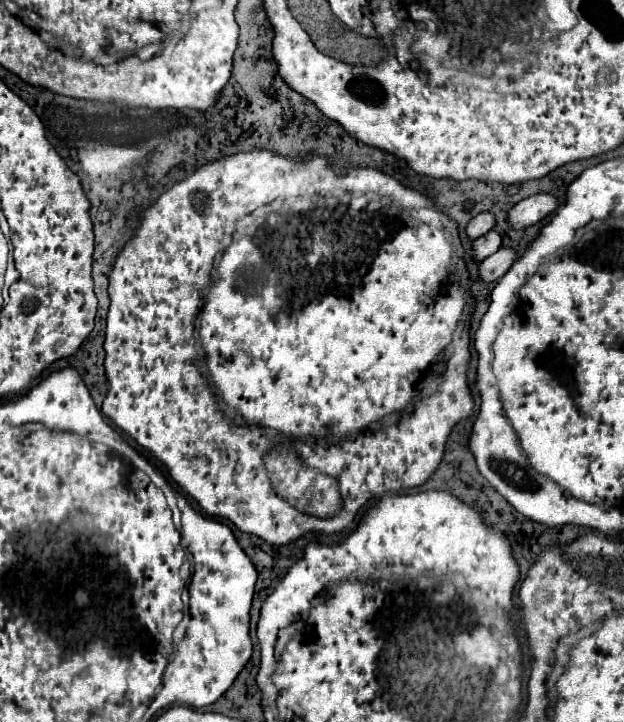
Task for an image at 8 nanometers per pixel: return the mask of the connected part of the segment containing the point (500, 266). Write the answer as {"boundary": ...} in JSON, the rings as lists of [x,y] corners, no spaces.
{"boundary":[[[500,247],[494,255],[486,257],[480,263],[480,277],[486,283],[498,281],[502,275],[508,273],[508,269],[514,265],[514,261],[516,261],[516,251],[512,247]]]}

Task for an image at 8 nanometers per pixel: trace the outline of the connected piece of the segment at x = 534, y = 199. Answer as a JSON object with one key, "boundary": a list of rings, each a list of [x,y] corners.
{"boundary":[[[538,193],[538,195],[530,195],[526,199],[522,199],[520,203],[516,203],[510,211],[510,225],[514,229],[524,229],[528,225],[534,225],[538,221],[542,221],[546,215],[554,213],[560,207],[560,199],[552,193]]]}

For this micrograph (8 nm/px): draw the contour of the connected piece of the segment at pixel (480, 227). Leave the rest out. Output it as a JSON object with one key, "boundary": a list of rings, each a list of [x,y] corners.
{"boundary":[[[482,211],[480,215],[476,215],[470,223],[468,223],[468,237],[470,239],[478,239],[480,235],[484,235],[484,233],[488,233],[492,227],[494,227],[494,223],[496,223],[496,217],[494,217],[494,213],[490,213],[490,211]]]}

